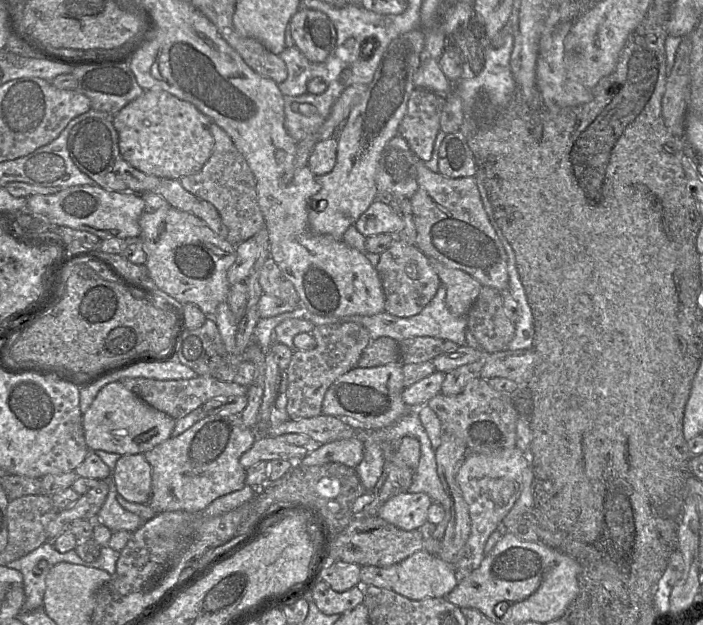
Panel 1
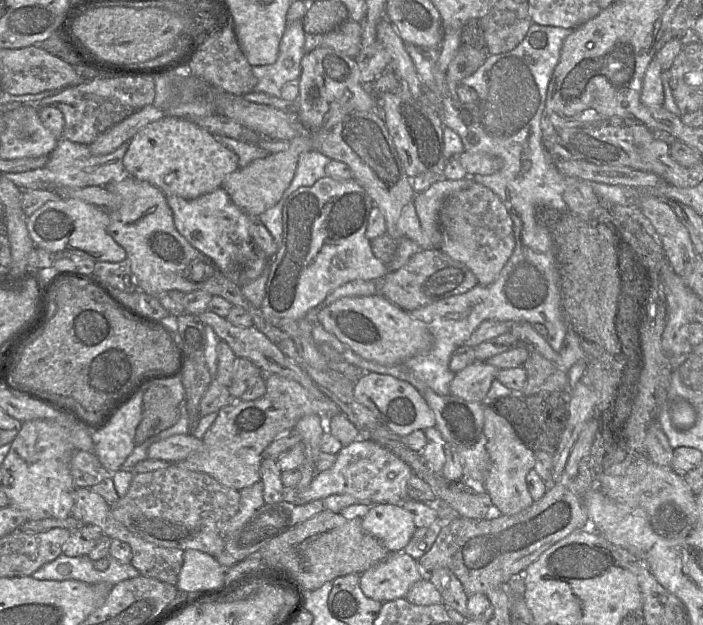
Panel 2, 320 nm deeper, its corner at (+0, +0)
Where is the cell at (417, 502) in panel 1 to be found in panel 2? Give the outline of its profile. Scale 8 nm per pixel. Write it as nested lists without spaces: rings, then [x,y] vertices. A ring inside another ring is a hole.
[[[402,504],[372,505],[361,525],[391,554],[403,551],[417,530],[412,515]]]

